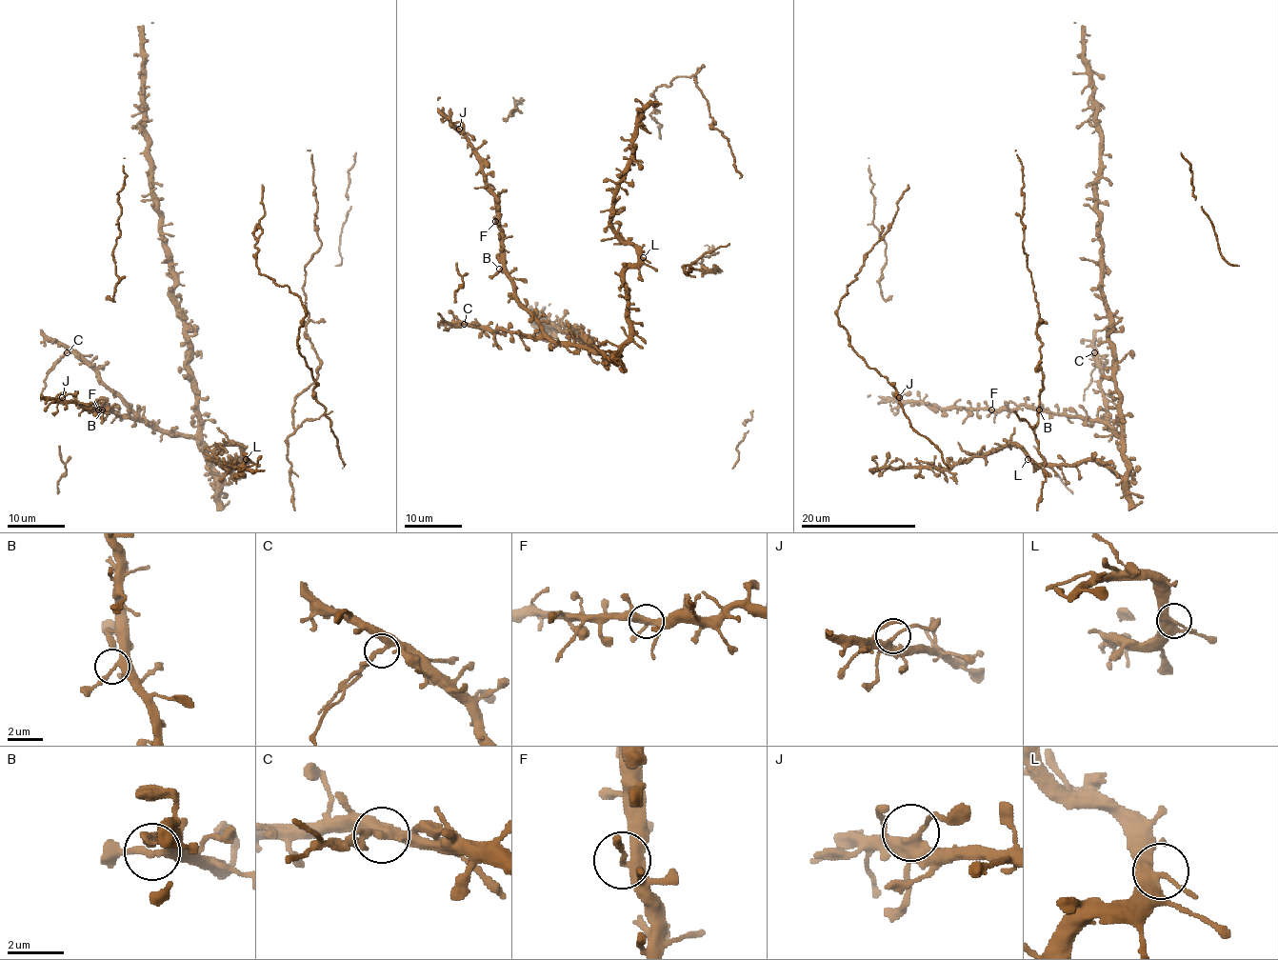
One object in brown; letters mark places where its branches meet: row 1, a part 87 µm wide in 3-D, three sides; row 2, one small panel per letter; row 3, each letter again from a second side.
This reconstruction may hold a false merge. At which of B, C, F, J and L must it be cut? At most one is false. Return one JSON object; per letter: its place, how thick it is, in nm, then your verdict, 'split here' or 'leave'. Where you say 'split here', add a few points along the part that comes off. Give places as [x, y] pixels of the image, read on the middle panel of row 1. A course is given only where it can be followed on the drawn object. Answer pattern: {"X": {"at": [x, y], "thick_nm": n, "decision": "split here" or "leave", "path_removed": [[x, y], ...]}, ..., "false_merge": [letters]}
{"B": {"at": [499, 269], "thick_nm": 280, "decision": "leave"}, "C": {"at": [464, 324], "thick_nm": 280, "decision": "split here", "path_removed": [[464, 325], [453, 326], [442, 320], [438, 313]]}, "F": {"at": [495, 221], "thick_nm": 320, "decision": "leave"}, "J": {"at": [459, 129], "thick_nm": 320, "decision": "leave"}, "L": {"at": [643, 257], "thick_nm": 360, "decision": "leave"}, "false_merge": ["C"]}

